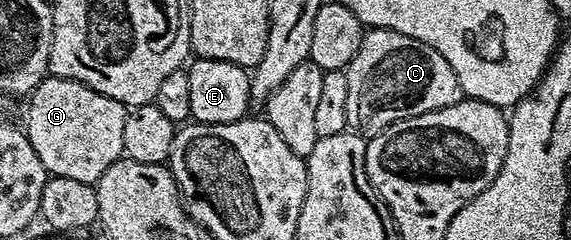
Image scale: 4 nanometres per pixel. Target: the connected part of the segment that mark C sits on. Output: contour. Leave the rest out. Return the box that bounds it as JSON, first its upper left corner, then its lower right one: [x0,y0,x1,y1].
[346,28,462,138]

